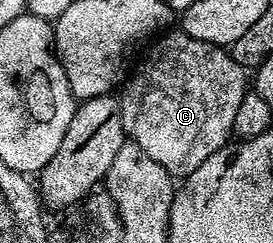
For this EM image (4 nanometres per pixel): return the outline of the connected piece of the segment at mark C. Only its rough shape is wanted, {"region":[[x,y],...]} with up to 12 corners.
{"region":[[179,30],[119,89],[125,137],[173,178],[229,143],[231,54]]}

